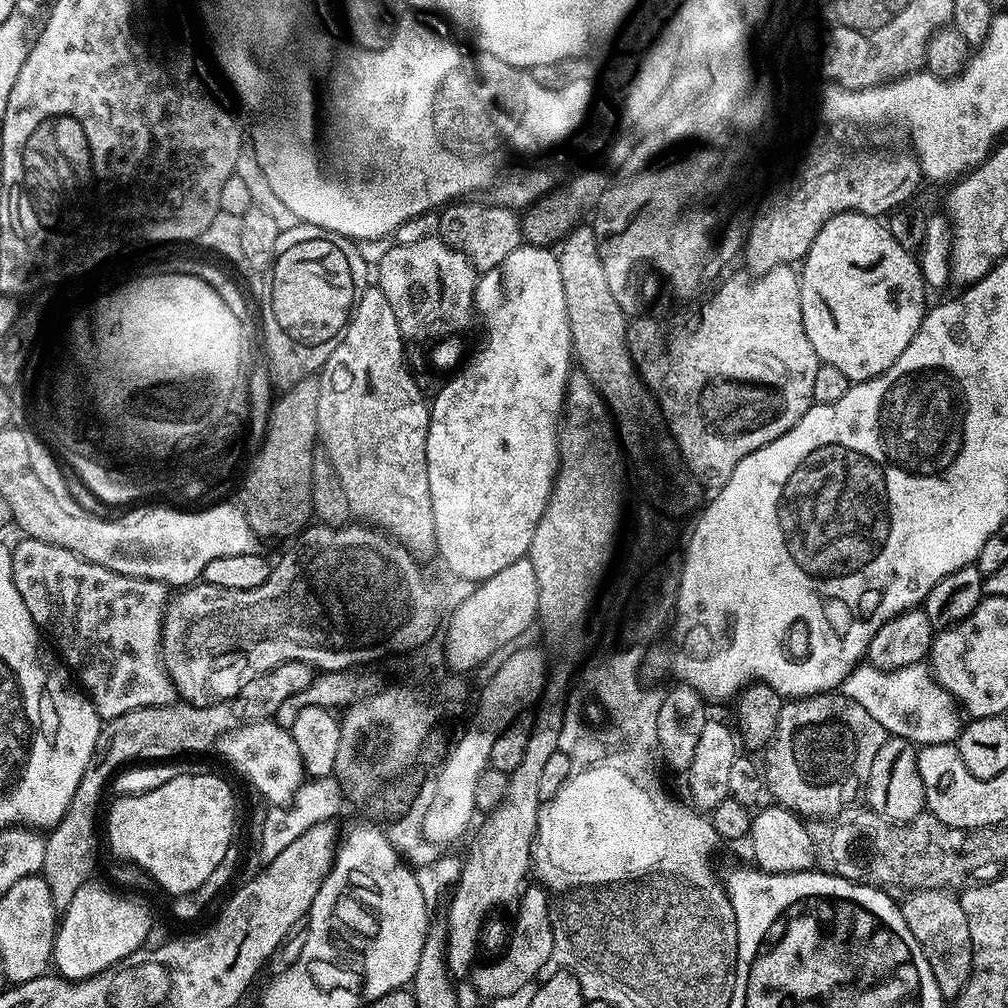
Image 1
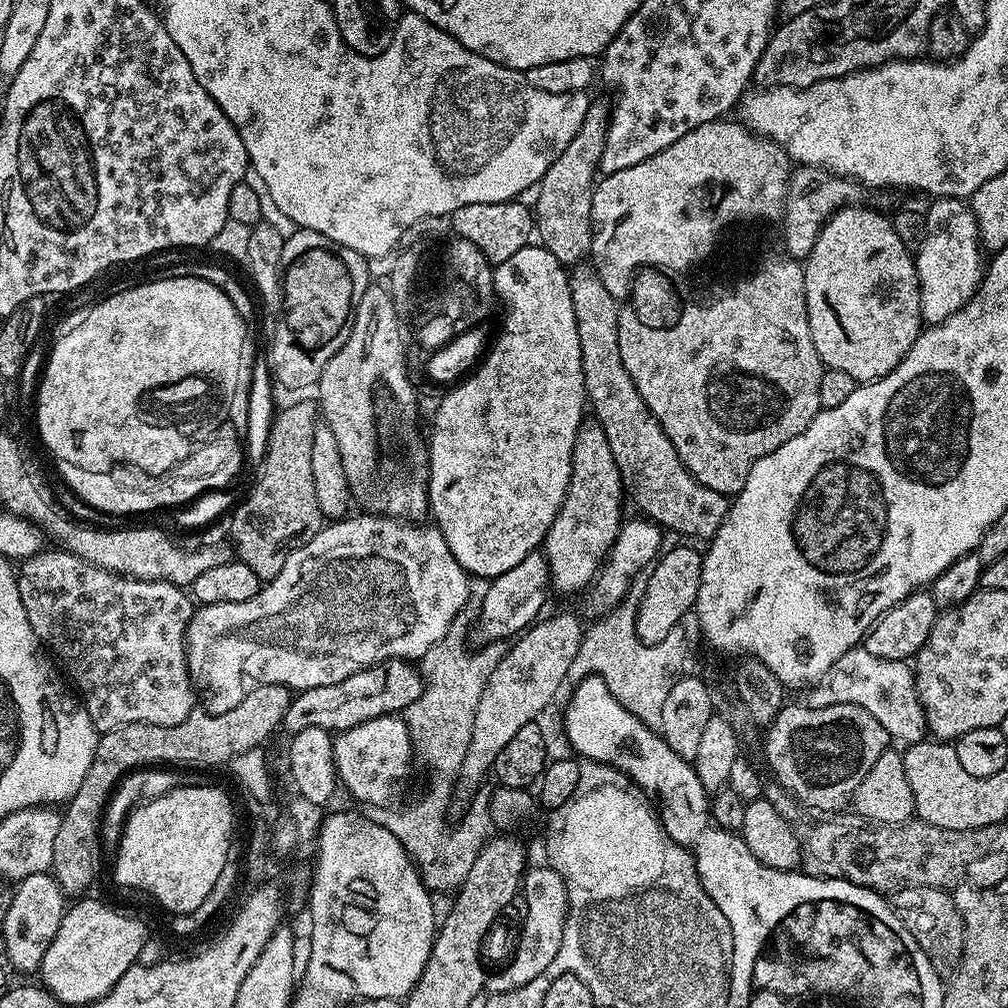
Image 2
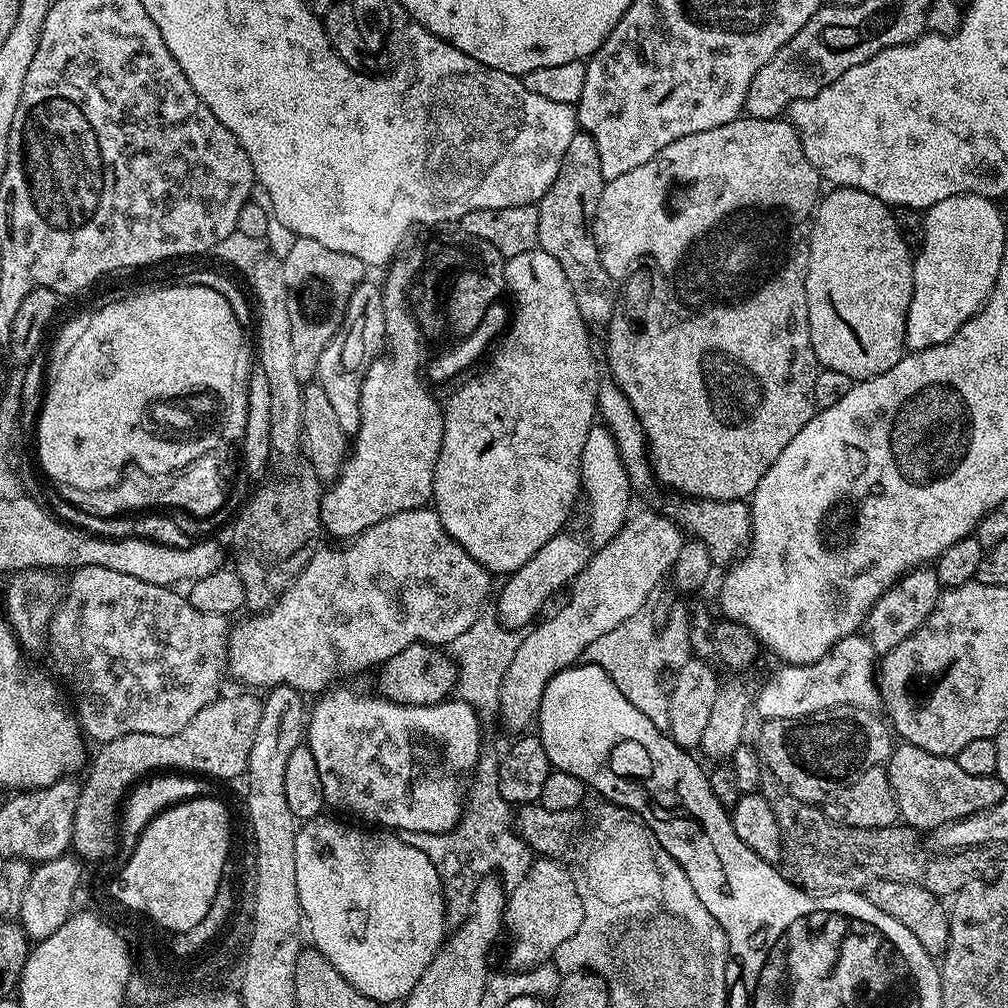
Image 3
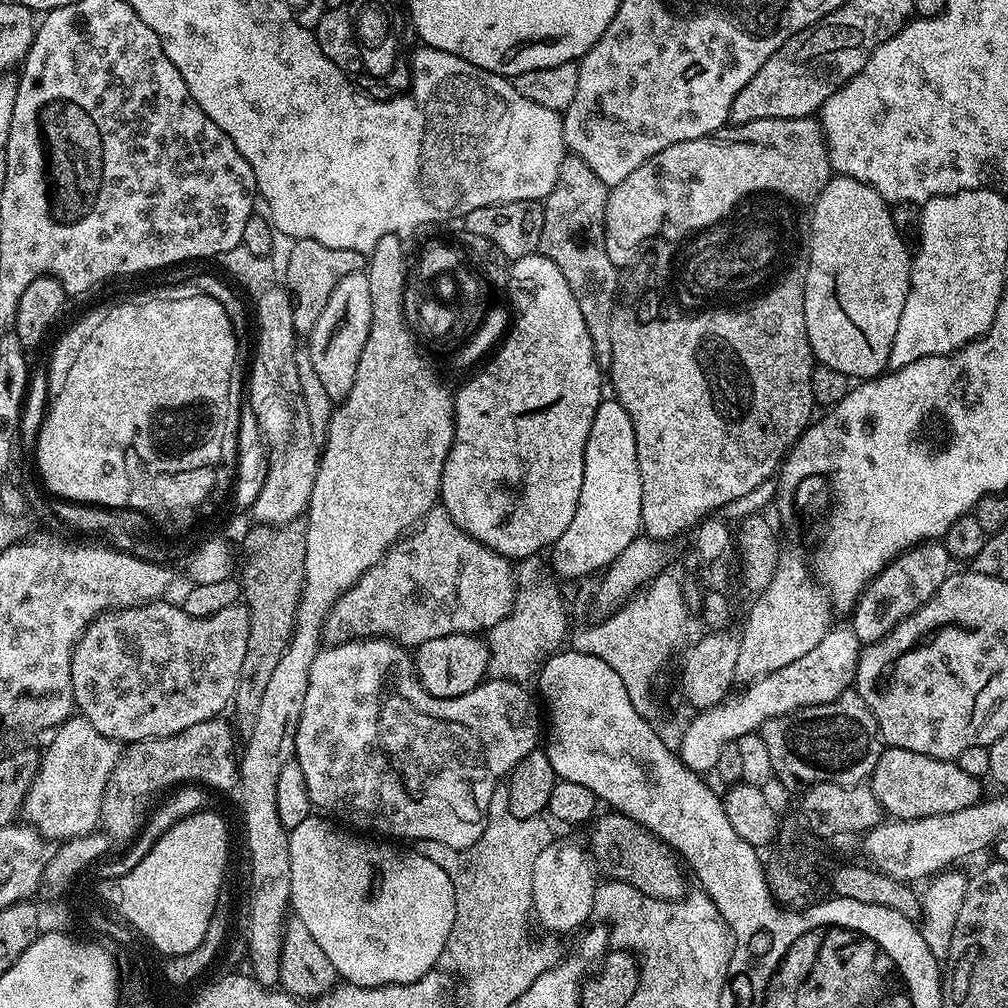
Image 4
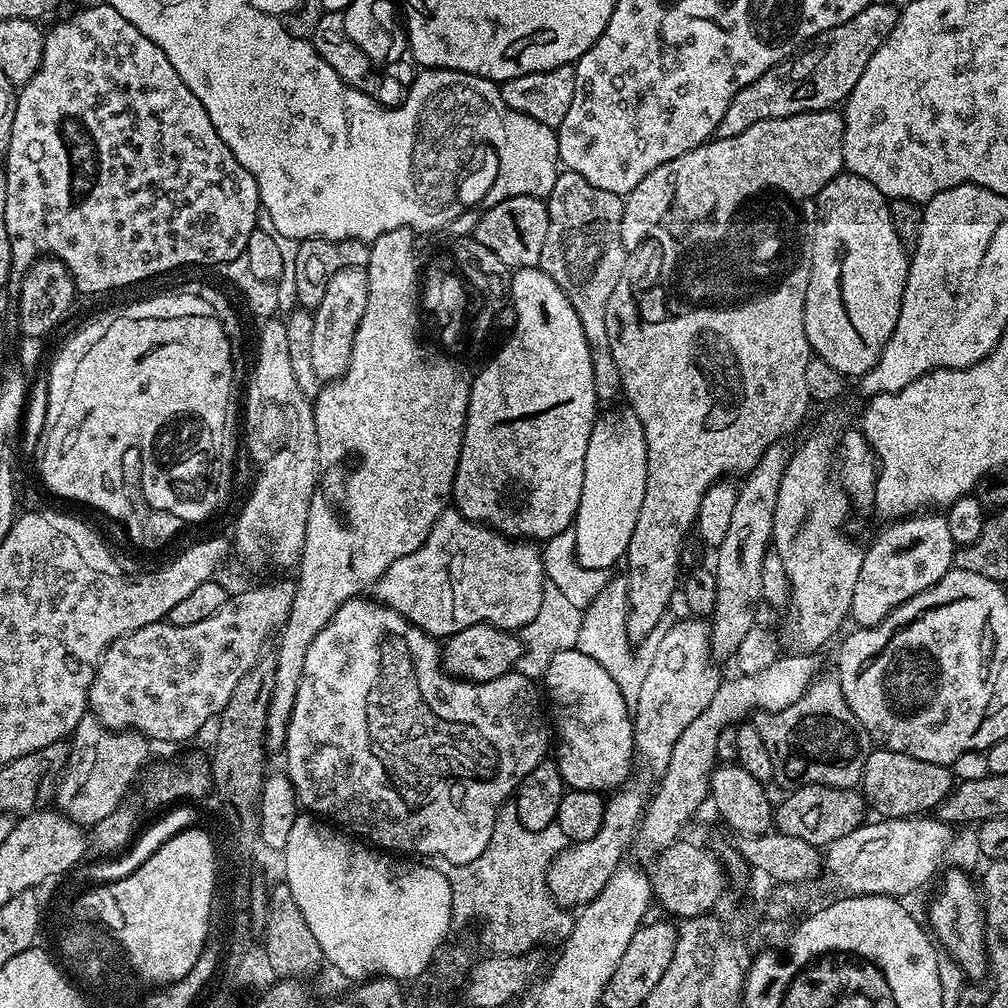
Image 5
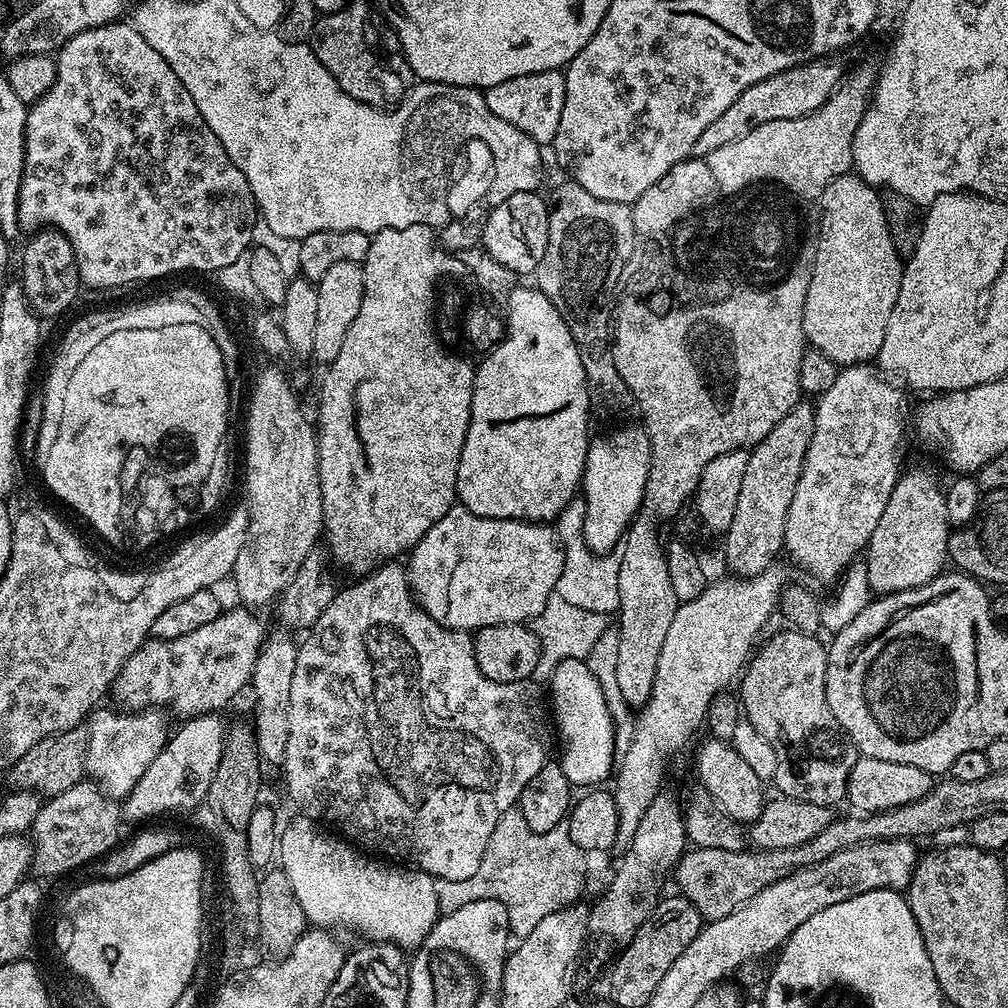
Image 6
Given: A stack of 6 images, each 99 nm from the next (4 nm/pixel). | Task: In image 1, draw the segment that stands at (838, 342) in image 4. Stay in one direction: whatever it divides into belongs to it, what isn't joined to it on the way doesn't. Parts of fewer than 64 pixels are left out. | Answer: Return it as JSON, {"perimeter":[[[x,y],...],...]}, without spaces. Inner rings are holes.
{"perimeter":[[[843,212],[818,234],[802,267],[798,275],[803,322],[821,364],[842,370],[849,382],[872,380],[890,370],[902,350],[914,342],[930,304],[921,261],[894,239],[883,219],[861,212]]]}

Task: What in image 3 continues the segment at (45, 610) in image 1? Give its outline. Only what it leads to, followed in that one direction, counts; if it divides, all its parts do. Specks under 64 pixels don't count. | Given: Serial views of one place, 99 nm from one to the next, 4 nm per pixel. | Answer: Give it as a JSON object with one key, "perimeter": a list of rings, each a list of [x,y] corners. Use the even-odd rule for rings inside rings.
{"perimeter":[[[102,566],[78,568],[69,576],[72,577],[66,580],[66,591],[56,605],[52,620],[48,623],[46,648],[47,651],[52,651],[53,662],[56,663],[57,670],[64,675],[64,680],[68,683],[73,698],[76,699],[74,712],[78,717],[83,735],[89,741],[96,740],[95,743],[101,745],[114,738],[122,738],[126,734],[178,734],[196,717],[198,710],[206,710],[206,706],[210,706],[217,700],[222,692],[220,683],[223,682],[224,676],[226,680],[228,667],[229,617],[202,614],[202,610],[194,610],[194,606],[190,606],[187,595],[180,593],[179,596],[171,587],[151,585],[150,582],[144,582],[140,578],[120,574],[115,570],[103,569]]]}

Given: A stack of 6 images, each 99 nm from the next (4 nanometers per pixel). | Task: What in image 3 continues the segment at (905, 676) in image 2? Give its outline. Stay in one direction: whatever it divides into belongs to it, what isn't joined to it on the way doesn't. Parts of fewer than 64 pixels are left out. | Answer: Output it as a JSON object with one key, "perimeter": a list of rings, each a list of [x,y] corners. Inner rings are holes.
{"perimeter":[[[853,634],[839,640],[830,651],[822,654],[822,658],[818,658],[818,662],[784,664],[761,686],[760,693],[754,696],[755,715],[757,712],[761,721],[789,720],[790,718],[813,716],[826,711],[827,708],[837,708],[838,706],[850,706],[851,708],[861,708],[867,712],[876,712],[882,704],[878,668],[874,663],[877,656],[878,653],[870,646],[870,642],[863,634]]]}

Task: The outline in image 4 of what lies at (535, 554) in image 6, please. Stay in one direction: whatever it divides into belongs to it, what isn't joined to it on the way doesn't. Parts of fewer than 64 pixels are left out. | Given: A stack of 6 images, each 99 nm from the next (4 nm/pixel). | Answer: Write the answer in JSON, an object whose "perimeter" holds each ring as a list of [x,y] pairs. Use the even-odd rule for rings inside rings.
{"perimeter":[[[437,506],[424,515],[423,520],[419,521],[415,530],[407,533],[389,552],[384,553],[378,563],[370,566],[370,570],[366,570],[366,574],[362,574],[362,578],[358,578],[358,582],[354,582],[354,586],[350,586],[350,590],[346,590],[338,597],[334,602],[332,611],[328,613],[327,620],[324,622],[324,632],[327,639],[332,642],[339,642],[349,638],[387,638],[405,646],[415,646],[422,642],[430,642],[430,638],[442,638],[446,634],[483,633],[498,622],[505,620],[511,614],[518,599],[518,580],[517,577],[516,580],[512,577],[512,568],[513,565],[506,557],[499,556],[494,550],[482,546],[482,542],[470,538],[470,534],[466,534],[466,530],[459,528],[454,522],[454,518],[450,518],[450,514],[444,507]]]}

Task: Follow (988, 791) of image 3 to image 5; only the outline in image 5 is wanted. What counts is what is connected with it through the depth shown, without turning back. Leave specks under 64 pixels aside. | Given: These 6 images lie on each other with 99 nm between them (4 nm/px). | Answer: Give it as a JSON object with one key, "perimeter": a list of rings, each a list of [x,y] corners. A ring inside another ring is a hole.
{"perimeter":[[[877,747],[866,758],[859,787],[867,807],[871,811],[873,808],[877,817],[903,820],[939,809],[940,803],[952,792],[954,777],[951,767],[922,762],[918,758],[910,758],[910,754],[898,754],[889,748]]]}

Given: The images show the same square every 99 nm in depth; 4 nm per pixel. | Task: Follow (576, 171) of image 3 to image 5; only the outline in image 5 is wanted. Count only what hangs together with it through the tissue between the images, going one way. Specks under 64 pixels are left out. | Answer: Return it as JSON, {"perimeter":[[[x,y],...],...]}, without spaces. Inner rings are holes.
{"perimeter":[[[564,170],[557,175],[546,203],[550,230],[546,230],[538,267],[558,282],[562,294],[570,298],[578,322],[582,322],[582,334],[586,334],[592,355],[597,401],[612,400],[621,395],[622,389],[618,366],[610,350],[610,334],[606,334],[606,301],[624,268],[626,249],[620,238],[624,200],[618,194],[610,194],[610,190],[590,186],[582,174]]]}

